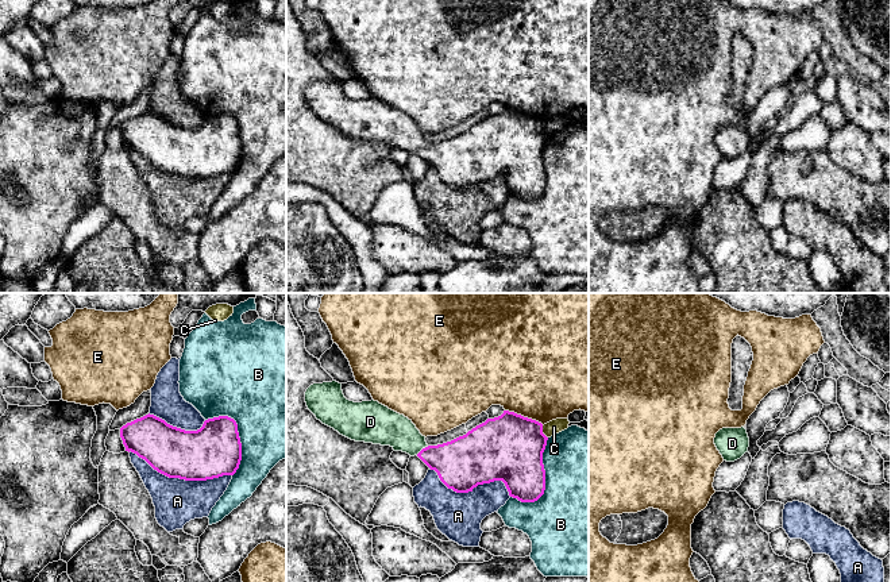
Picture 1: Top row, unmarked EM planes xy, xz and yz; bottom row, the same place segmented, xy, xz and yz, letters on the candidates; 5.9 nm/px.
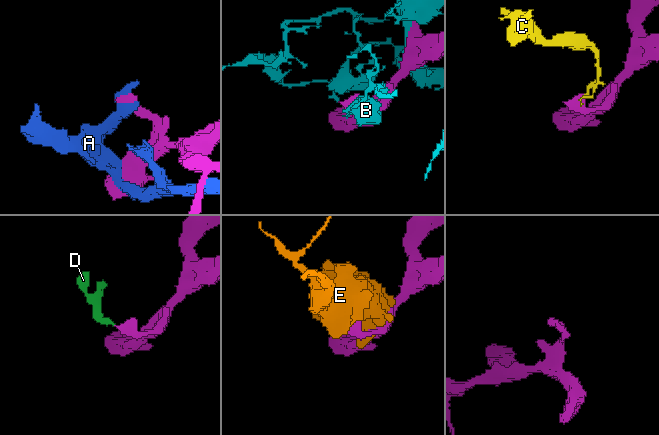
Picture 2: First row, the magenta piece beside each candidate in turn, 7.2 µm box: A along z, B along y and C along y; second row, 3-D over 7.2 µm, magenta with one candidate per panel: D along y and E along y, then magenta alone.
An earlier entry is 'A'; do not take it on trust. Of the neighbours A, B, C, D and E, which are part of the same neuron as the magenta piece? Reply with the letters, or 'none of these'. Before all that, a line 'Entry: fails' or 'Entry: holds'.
Entry: fails
D

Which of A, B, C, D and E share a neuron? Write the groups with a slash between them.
A / B / C / D / E

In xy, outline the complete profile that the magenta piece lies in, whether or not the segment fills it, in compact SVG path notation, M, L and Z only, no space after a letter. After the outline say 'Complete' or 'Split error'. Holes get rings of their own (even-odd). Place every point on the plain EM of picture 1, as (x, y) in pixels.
M148 111L123 123L120 135L126 149L136 151L154 167L169 176L207 178L223 173L234 173L242 158L238 122L228 113L208 116L200 127L185 128Z. Complete

